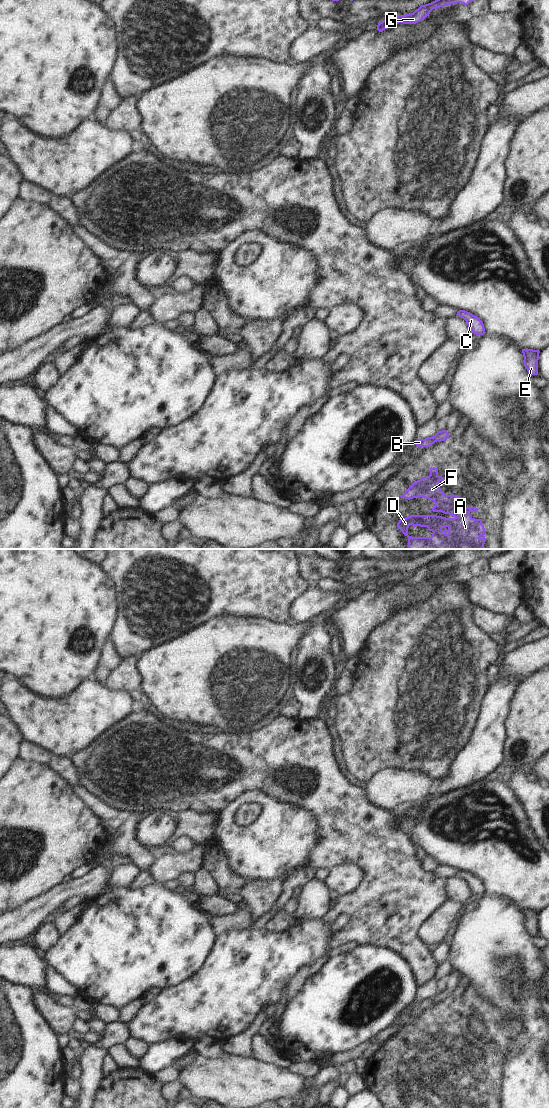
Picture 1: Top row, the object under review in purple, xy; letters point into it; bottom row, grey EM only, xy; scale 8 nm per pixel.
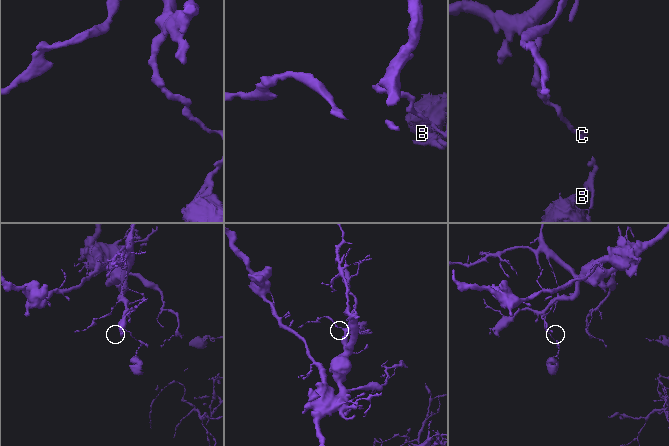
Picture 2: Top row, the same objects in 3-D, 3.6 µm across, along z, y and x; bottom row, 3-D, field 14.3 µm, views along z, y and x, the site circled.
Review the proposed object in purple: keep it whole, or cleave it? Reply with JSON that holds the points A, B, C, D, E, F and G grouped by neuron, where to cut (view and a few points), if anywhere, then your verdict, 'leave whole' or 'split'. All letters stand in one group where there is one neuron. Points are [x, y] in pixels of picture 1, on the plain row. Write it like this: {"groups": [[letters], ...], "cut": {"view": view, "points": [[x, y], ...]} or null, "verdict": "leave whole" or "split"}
{"groups": [["A", "D", "F"], ["B", "C", "E", "G"]], "cut": {"view": "xy", "points": [[446, 991], [437, 1000]]}, "verdict": "split"}

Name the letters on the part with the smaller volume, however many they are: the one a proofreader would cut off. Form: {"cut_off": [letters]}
{"cut_off": ["A", "D", "F"]}

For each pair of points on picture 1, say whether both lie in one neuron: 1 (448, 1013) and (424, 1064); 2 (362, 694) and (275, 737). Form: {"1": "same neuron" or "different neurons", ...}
{"1": "same neuron", "2": "different neurons"}

